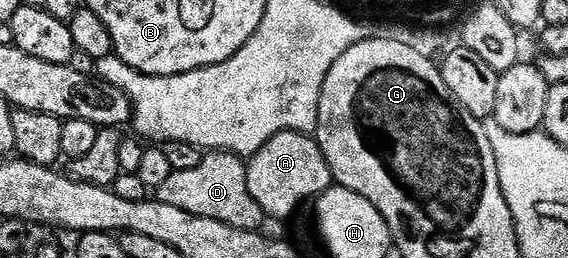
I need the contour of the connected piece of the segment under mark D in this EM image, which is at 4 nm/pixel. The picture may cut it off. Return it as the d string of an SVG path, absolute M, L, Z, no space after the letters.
M227 150L206 153L197 167L187 168L187 172L175 170L171 176L167 176L167 180L163 180L163 184L156 187L156 201L171 204L171 208L183 208L183 212L191 212L191 216L207 216L240 230L260 231L261 225L267 222L267 215L262 212L255 196L251 196L251 188L247 186L246 165L246 159L242 155L230 154Z

